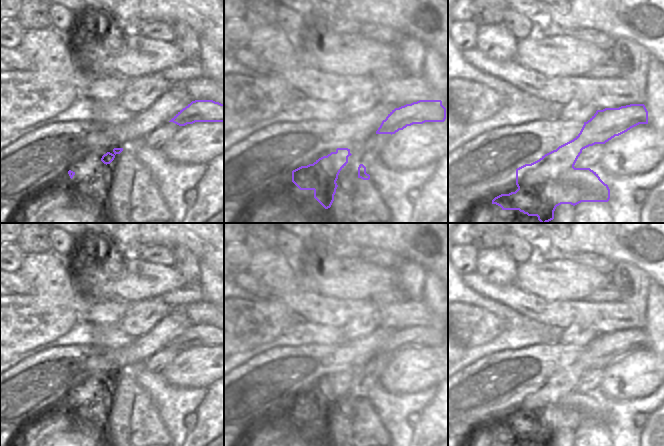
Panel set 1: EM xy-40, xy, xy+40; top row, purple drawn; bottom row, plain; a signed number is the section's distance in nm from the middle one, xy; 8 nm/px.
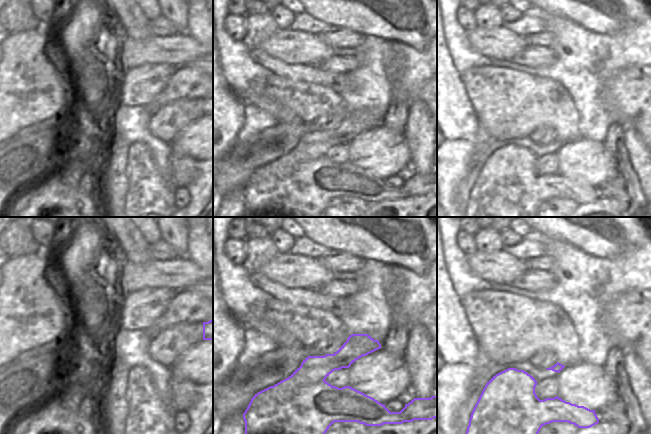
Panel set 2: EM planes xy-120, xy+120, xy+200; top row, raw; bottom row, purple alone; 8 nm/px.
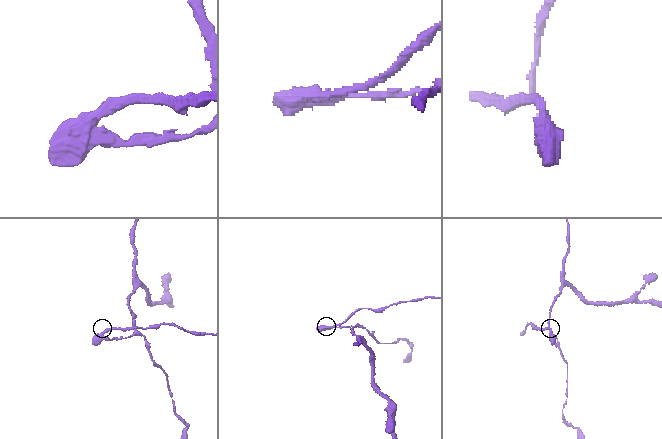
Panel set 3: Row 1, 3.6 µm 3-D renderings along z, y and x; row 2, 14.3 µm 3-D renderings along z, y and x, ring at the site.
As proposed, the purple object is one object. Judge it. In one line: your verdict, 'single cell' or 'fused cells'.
fused cells

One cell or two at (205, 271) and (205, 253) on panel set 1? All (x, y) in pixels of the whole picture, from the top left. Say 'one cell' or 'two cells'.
two cells

